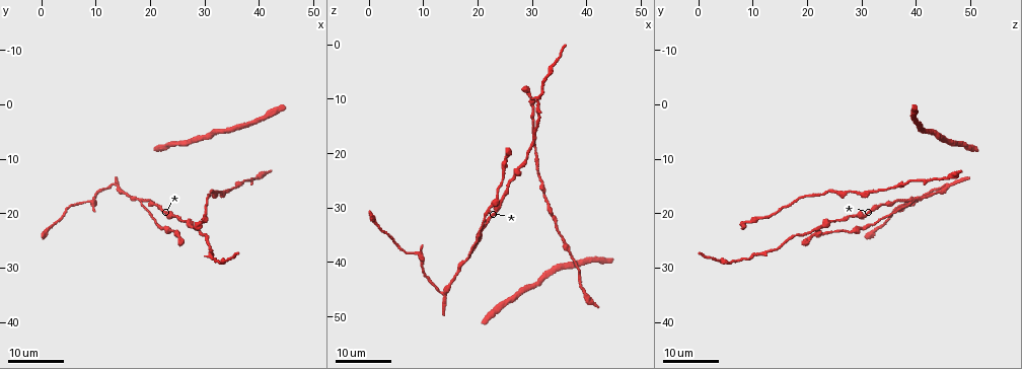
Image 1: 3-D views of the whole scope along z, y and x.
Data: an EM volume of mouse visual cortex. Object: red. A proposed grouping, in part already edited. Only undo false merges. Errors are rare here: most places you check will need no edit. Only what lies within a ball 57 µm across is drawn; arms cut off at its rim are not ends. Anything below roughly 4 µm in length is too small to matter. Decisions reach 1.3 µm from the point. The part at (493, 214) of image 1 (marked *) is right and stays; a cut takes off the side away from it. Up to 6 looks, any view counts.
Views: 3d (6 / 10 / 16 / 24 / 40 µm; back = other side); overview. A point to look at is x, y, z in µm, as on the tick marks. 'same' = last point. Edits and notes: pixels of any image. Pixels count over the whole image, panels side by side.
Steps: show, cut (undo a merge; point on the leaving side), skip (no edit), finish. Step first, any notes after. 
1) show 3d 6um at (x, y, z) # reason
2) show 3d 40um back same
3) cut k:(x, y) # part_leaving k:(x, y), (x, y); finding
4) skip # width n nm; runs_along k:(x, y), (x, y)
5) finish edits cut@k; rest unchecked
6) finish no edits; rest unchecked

show 3d 24um at (23.0, 23.5, 28.0) # sudden change in width

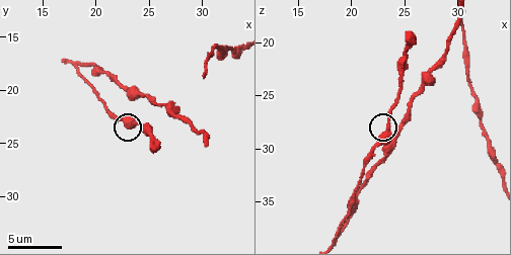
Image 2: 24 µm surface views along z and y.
show 3d 10um same

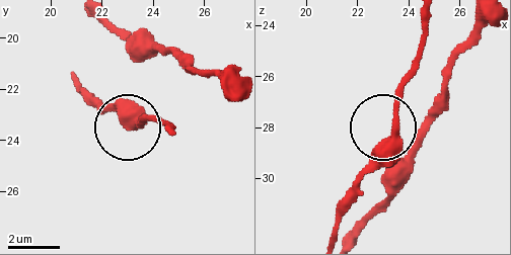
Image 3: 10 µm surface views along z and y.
skip # runs_along 3:(74, 77), (135, 125), (154, 118); all the same neuron

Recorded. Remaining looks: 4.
show 3d 16um at (18.0, 17.5, 39.0) # three arms meet

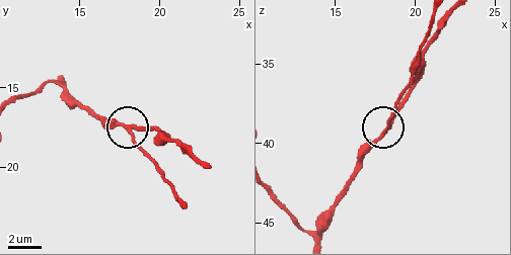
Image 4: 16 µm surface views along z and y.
show 3d 6um at (18.3, 17.9, 39.1)

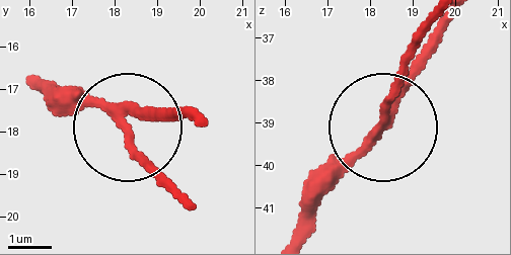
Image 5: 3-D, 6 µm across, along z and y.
show 3d 6um back at (18.25, 18.00, 39.10)

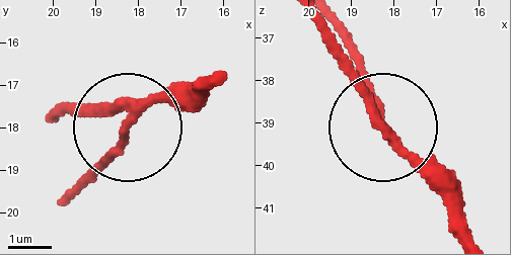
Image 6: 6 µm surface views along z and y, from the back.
skip # width 200 nm; runs_along 6:(317, 26), (382, 117), (346, 41); all the same neuron

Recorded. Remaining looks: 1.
show 3d 6um at (27.8, 22.4, 22.4) # calibre changes

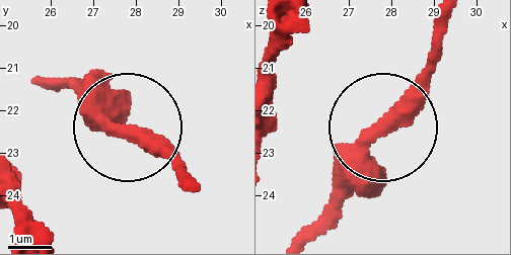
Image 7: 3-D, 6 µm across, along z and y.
skip # runs_along 7:(300, 236), (438, 55); continuous, no second neuron

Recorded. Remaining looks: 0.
finish no edits; rest unchecked

